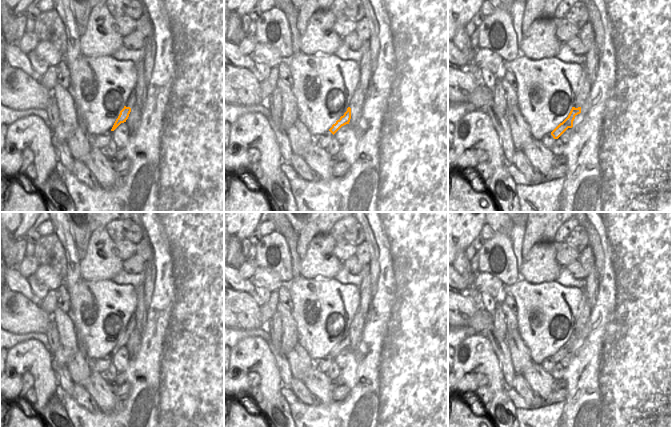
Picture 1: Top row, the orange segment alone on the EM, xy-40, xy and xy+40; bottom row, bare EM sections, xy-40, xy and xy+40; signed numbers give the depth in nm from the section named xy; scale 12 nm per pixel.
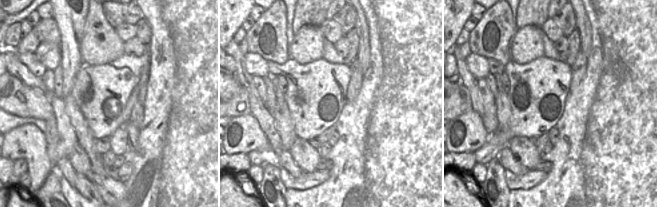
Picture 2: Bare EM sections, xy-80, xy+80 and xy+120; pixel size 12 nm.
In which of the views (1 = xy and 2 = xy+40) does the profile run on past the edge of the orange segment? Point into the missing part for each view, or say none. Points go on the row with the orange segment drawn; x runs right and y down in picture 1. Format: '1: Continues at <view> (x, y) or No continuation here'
1: No continuation here
2: No continuation here

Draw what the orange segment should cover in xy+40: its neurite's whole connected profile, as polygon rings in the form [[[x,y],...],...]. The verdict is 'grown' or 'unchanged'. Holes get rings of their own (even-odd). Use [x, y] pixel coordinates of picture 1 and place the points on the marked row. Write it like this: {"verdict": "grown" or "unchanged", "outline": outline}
{"verdict": "unchanged", "outline": [[[572,107],[568,117],[551,132],[553,138],[558,139],[568,128],[572,128],[575,116],[580,113],[581,107]]]}

